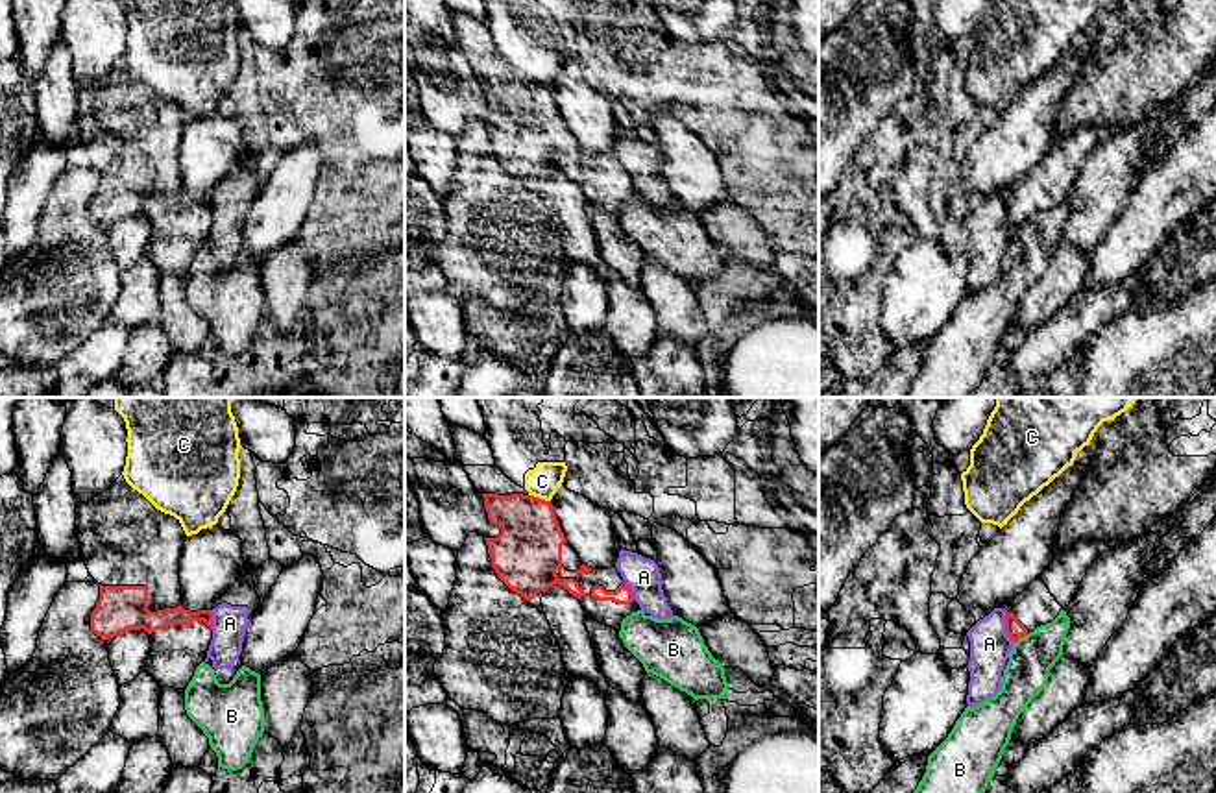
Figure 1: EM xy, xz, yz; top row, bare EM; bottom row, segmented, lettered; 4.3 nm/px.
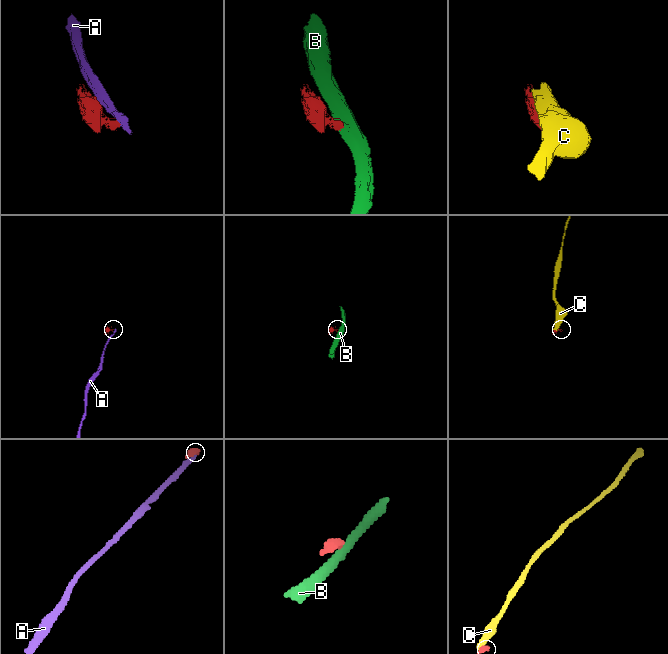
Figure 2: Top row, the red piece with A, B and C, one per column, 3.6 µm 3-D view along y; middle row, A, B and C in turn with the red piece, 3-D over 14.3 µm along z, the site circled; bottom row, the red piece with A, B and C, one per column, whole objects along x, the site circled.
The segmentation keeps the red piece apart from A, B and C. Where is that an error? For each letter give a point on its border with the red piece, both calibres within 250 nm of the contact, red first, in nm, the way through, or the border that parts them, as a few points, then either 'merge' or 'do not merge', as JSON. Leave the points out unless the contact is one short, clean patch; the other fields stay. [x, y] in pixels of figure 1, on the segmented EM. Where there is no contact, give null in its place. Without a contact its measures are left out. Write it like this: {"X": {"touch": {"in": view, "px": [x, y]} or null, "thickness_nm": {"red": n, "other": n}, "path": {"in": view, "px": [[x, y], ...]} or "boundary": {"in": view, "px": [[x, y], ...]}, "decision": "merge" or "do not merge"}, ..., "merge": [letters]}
{"A": {"touch": {"in": "yz", "px": [1006, 627]}, "thickness_nm": {"red": 80, "other": 180}, "boundary": {"in": "yz", "px": [[1006, 612], [1006, 633], [1015, 642]]}, "decision": "do not merge"}, "B": {"touch": {"in": "yz", "px": [1021, 636]}, "thickness_nm": {"red": 80, "other": 190}, "boundary": {"in": "yz", "px": [[1028, 634], [1015, 644]]}, "decision": "do not merge"}, "C": {"touch": {"in": "xz", "px": [540, 500]}, "thickness_nm": {"red": 300, "other": 140}, "boundary": {"in": "xz", "px": [[529, 494], [549, 501]]}, "decision": "do not merge"}, "merge": []}

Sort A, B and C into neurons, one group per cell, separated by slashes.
A / B / C

